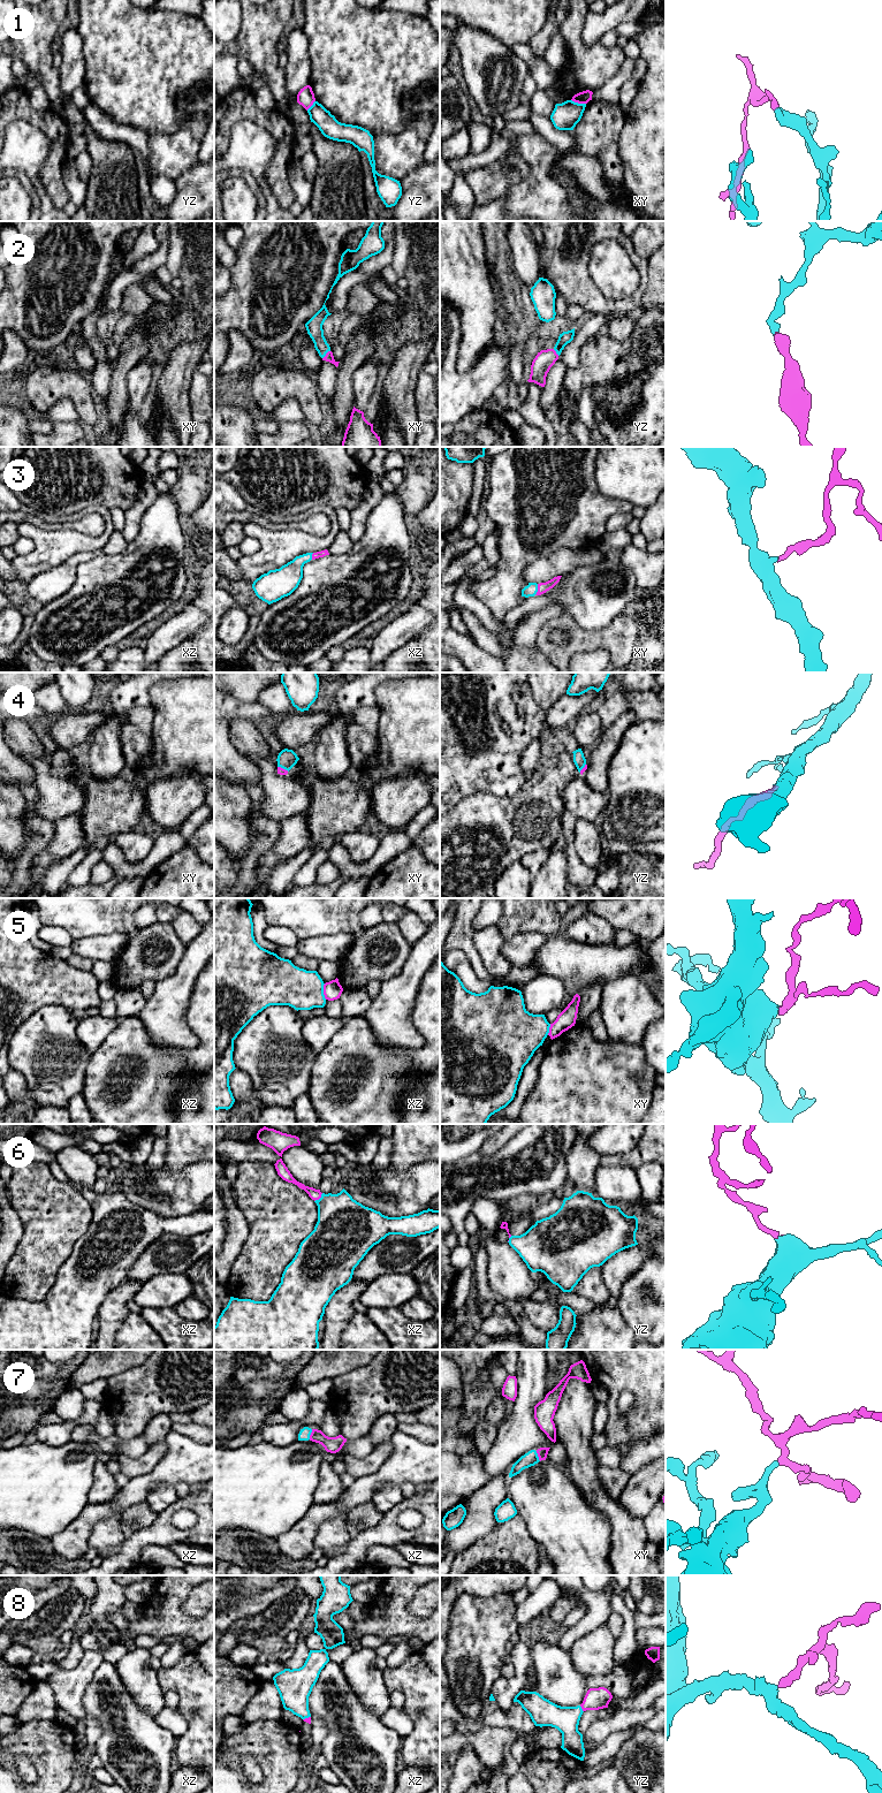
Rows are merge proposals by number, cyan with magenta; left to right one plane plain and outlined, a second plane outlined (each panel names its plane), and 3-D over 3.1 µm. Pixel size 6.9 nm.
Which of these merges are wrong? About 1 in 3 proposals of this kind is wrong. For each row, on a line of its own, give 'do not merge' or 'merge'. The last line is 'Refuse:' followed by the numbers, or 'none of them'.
1: do not merge
2: merge
3: merge
4: merge
5: do not merge
6: merge
7: merge
8: merge
Refuse: 1, 5

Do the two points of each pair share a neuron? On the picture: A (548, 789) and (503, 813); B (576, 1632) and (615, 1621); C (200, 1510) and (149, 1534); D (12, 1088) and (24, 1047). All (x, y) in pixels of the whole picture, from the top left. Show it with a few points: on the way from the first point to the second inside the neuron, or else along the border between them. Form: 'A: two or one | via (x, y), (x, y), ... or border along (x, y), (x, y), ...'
A: one | via (537, 799), (525, 813), (515, 813)
B: two | border along (613, 1613), (606, 1624)
C: one | via (187, 1504), (175, 1506), (162, 1521)
D: two | border along (12, 1068), (18, 1071), (28, 1084)

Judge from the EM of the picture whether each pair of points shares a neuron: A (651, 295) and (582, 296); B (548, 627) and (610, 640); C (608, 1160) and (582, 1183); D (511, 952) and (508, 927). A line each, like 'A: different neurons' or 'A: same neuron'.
A: different neurons
B: same neuron
C: different neurons
D: different neurons

